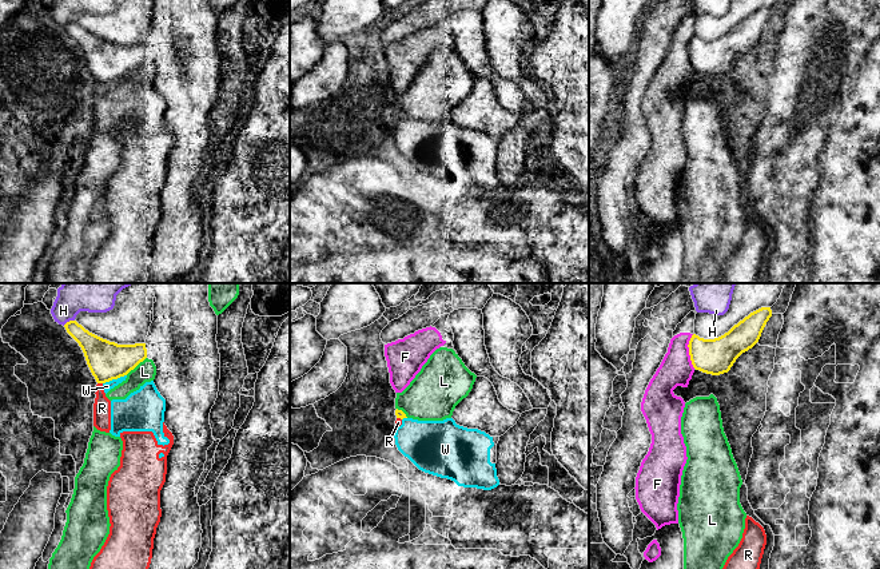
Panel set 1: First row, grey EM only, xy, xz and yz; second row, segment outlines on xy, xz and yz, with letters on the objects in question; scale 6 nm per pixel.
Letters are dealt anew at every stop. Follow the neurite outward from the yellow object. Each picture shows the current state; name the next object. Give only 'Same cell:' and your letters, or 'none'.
Same cell: none

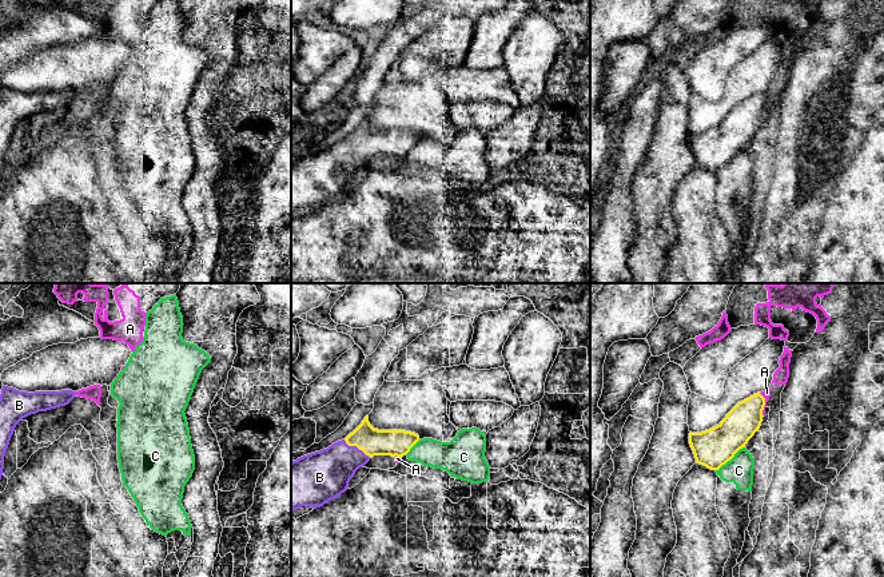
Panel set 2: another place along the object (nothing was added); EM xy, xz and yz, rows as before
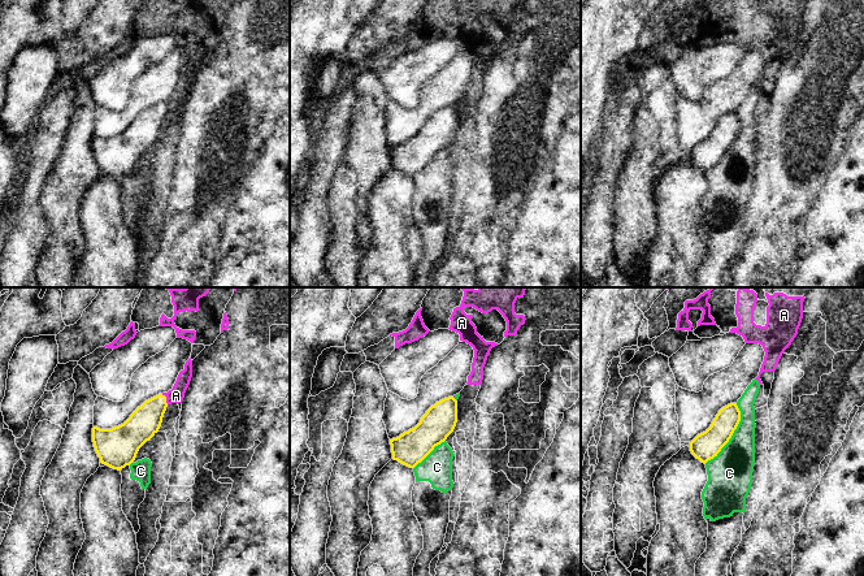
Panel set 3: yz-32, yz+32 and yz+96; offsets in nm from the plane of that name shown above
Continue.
Same cell: B

